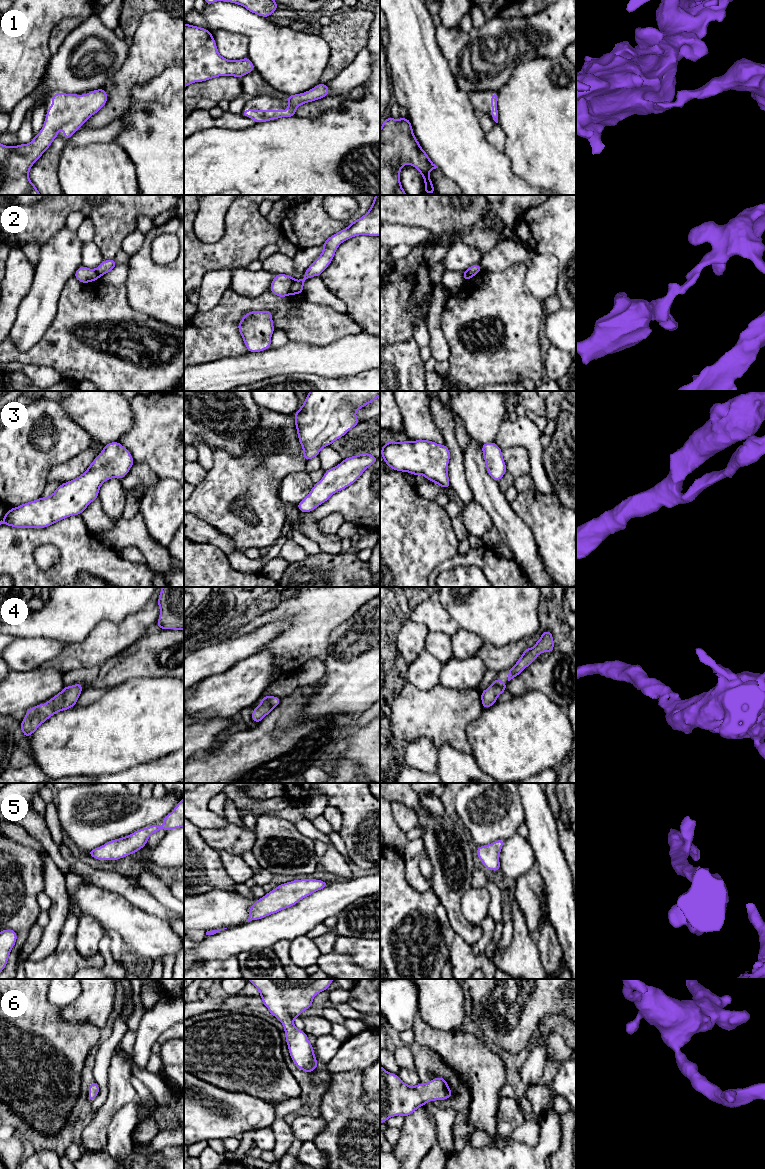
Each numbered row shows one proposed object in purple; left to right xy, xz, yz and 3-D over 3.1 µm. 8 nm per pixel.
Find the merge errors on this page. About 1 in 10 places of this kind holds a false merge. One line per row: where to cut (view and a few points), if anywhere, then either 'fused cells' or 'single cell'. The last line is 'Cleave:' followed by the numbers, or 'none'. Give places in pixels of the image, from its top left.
1: cut none; single cell
2: cut xz (294, 279), (290, 293); fused cells
3: cut none; single cell
4: cut none; single cell
5: cut none; single cell
6: cut none; single cell
Cleave: 2

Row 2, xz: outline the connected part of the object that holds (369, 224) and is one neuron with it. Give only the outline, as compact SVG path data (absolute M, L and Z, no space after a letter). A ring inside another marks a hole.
M374 195L373 203L364 216L354 220L347 228L330 236L322 244L324 248L321 255L304 272L303 279L294 280L290 293L293 295L303 293L305 281L310 277L321 275L332 262L338 246L342 242L359 235L380 236L380 196Z

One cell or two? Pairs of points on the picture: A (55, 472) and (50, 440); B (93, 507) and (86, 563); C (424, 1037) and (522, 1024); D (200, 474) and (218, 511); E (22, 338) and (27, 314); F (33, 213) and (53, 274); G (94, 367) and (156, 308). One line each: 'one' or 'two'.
A: two
B: two
C: two
D: two
E: one
F: two
G: two

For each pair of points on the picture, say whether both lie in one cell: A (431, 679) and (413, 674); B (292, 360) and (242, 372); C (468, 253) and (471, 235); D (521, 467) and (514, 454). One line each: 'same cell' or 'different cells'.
A: same cell
B: same cell
C: different cells
D: same cell

